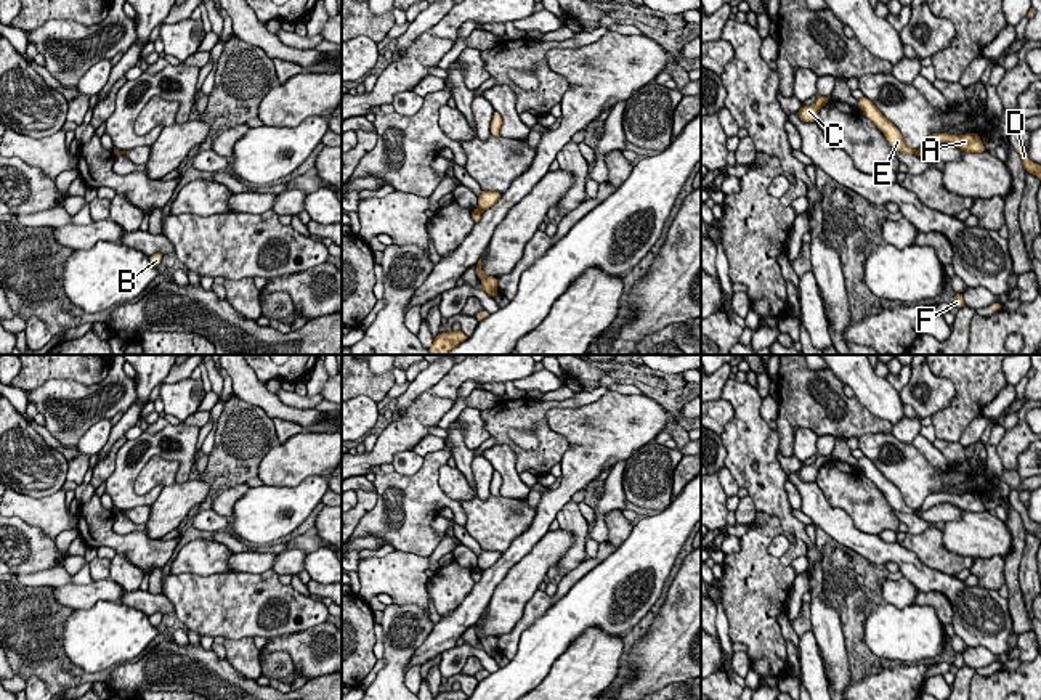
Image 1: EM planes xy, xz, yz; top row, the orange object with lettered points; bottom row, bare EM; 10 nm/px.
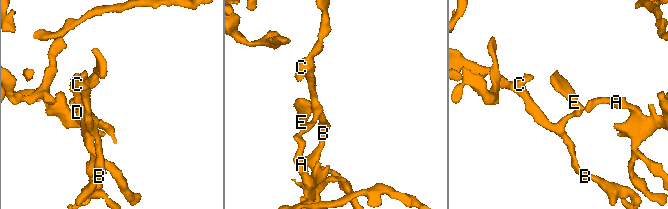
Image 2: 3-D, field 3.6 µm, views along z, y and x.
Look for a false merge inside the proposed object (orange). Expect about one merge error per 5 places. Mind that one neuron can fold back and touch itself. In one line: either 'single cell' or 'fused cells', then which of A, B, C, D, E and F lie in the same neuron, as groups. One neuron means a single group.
fused cells; A D / B C E F

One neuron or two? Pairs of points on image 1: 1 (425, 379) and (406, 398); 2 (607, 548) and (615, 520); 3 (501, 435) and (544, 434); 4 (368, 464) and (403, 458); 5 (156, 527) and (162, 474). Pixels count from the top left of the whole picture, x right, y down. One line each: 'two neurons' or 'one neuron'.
1: one neuron
2: two neurons
3: one neuron
4: two neurons
5: two neurons

